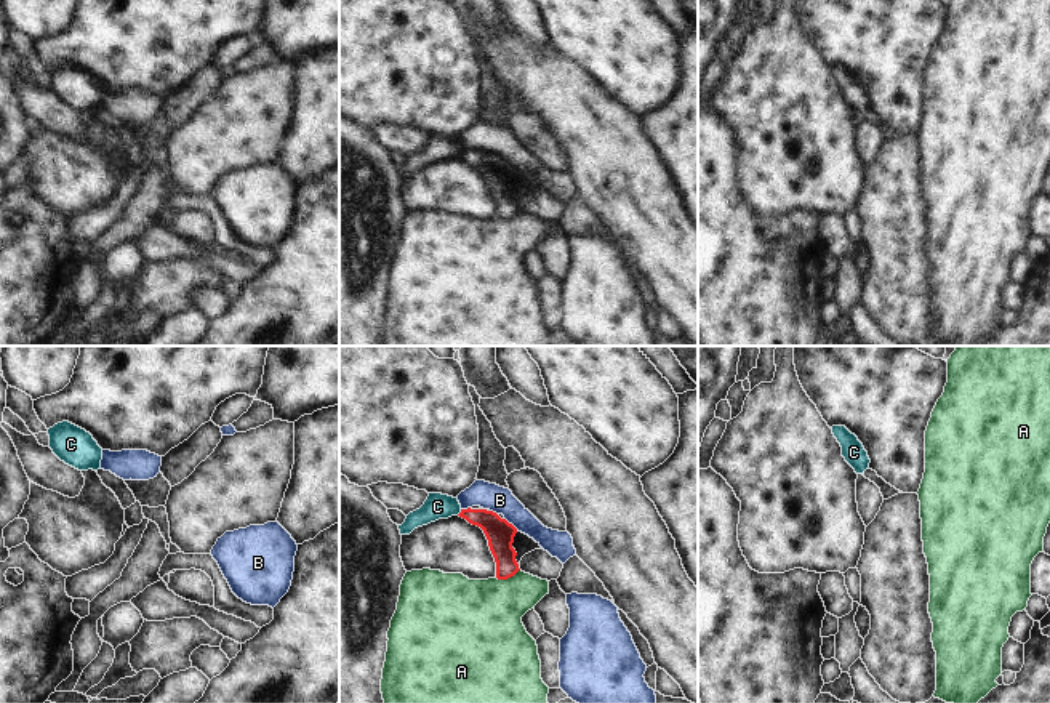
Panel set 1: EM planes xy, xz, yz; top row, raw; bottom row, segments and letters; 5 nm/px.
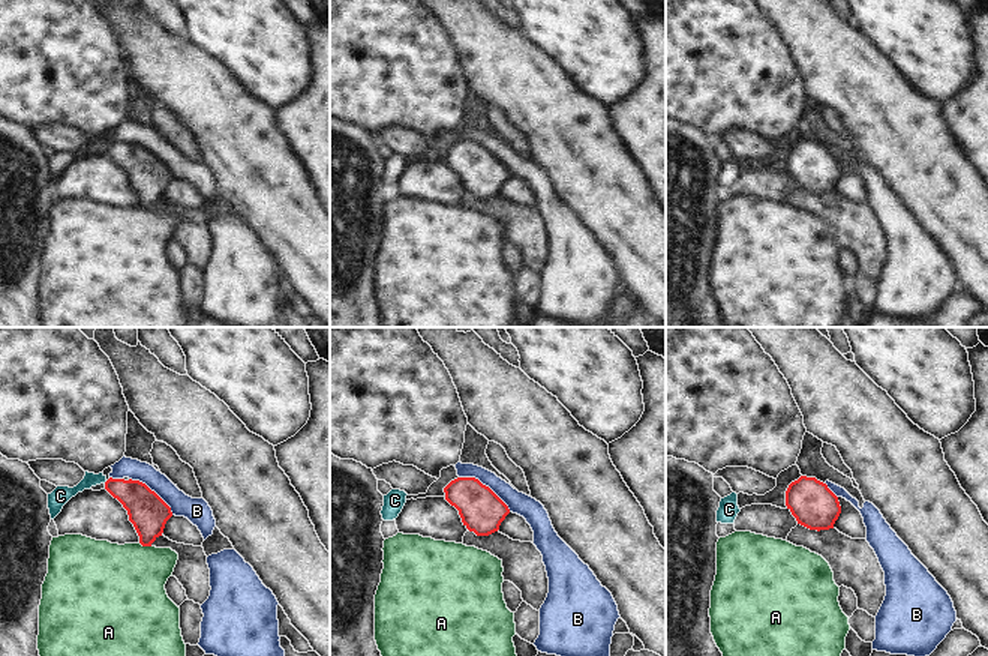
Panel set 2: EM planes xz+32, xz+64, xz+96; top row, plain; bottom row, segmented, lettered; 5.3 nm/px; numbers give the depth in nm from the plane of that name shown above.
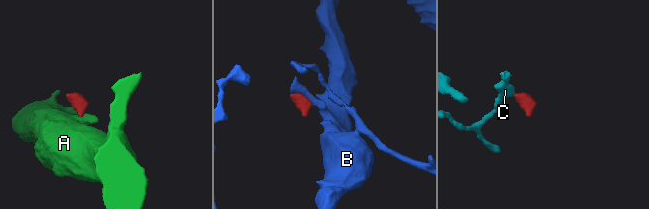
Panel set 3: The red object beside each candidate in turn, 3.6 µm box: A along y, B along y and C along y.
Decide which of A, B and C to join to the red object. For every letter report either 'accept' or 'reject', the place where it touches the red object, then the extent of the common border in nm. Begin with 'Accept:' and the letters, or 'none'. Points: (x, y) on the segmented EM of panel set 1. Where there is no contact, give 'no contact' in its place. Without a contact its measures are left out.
Accept: none
A: reject | xz (506, 578) | 130 nm
B: reject | xz (511, 524) | 90 nm
C: reject | xz (460, 513) | 40 nm

